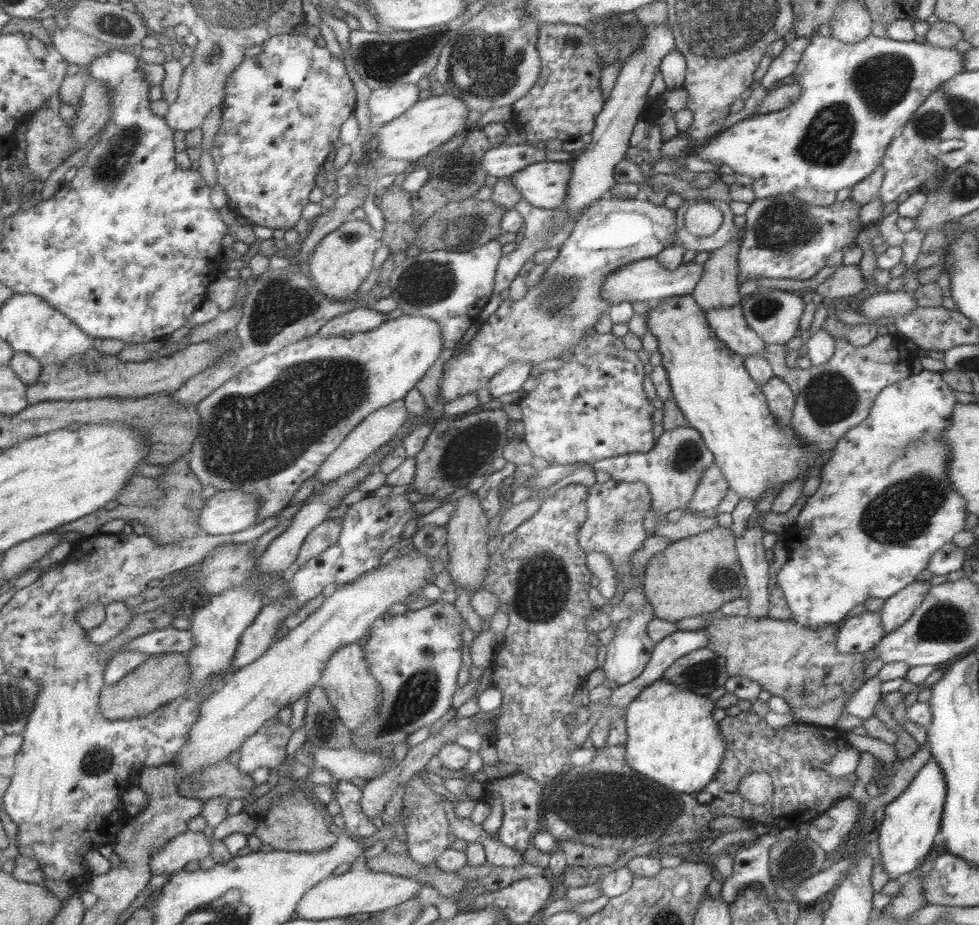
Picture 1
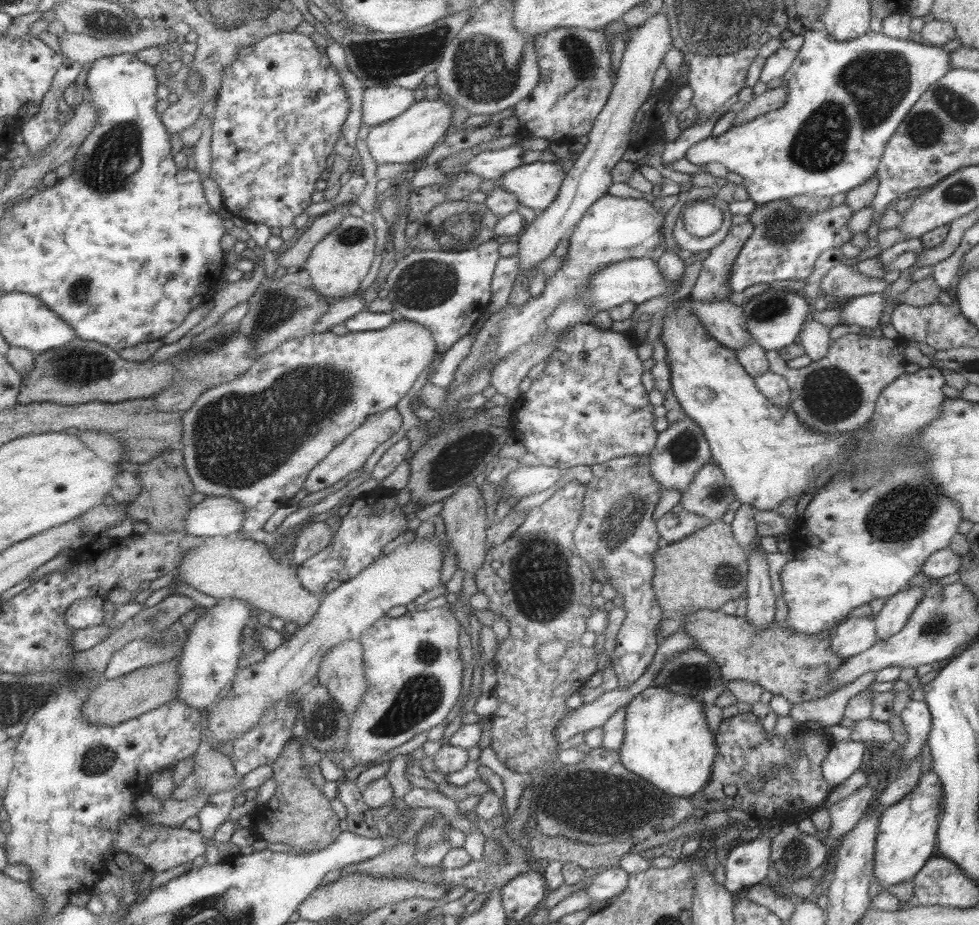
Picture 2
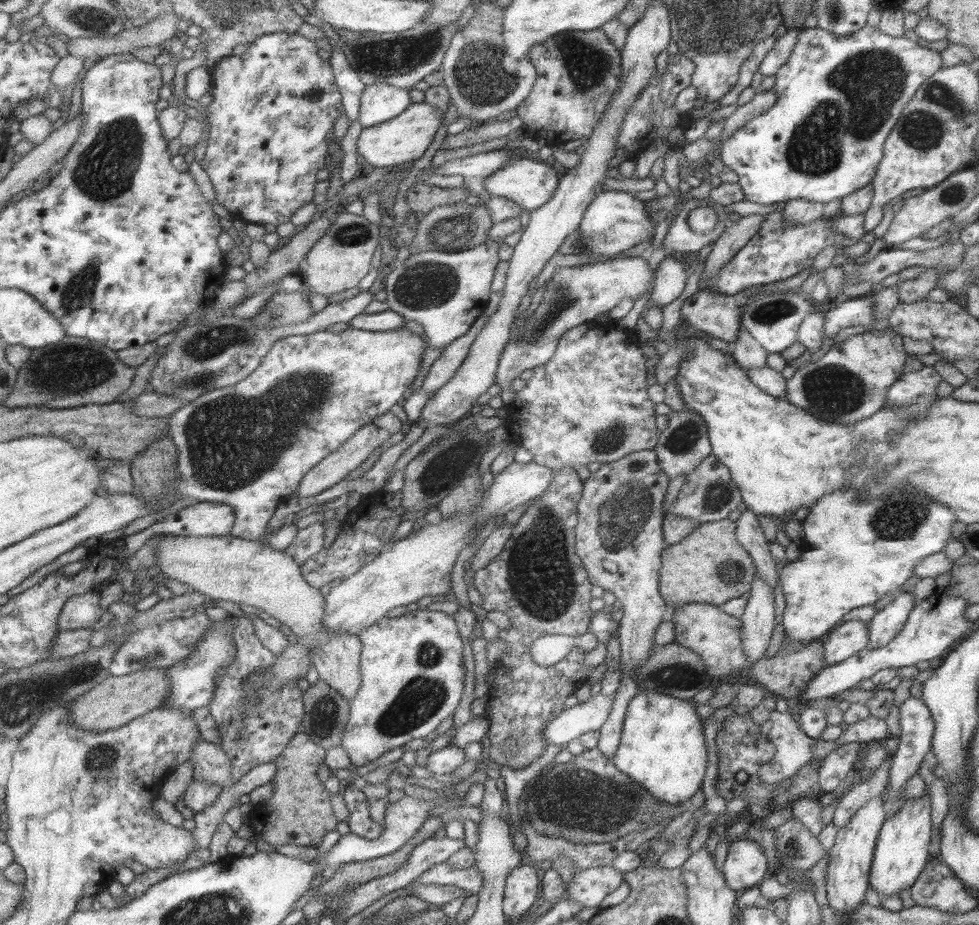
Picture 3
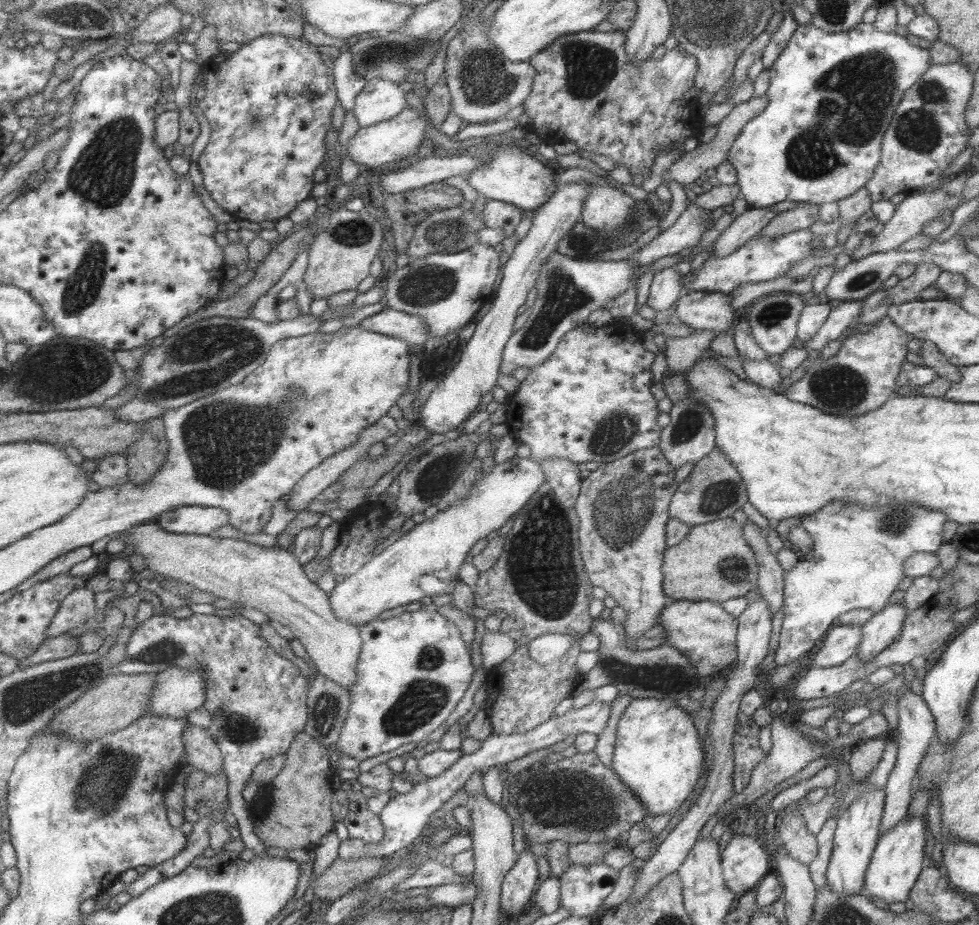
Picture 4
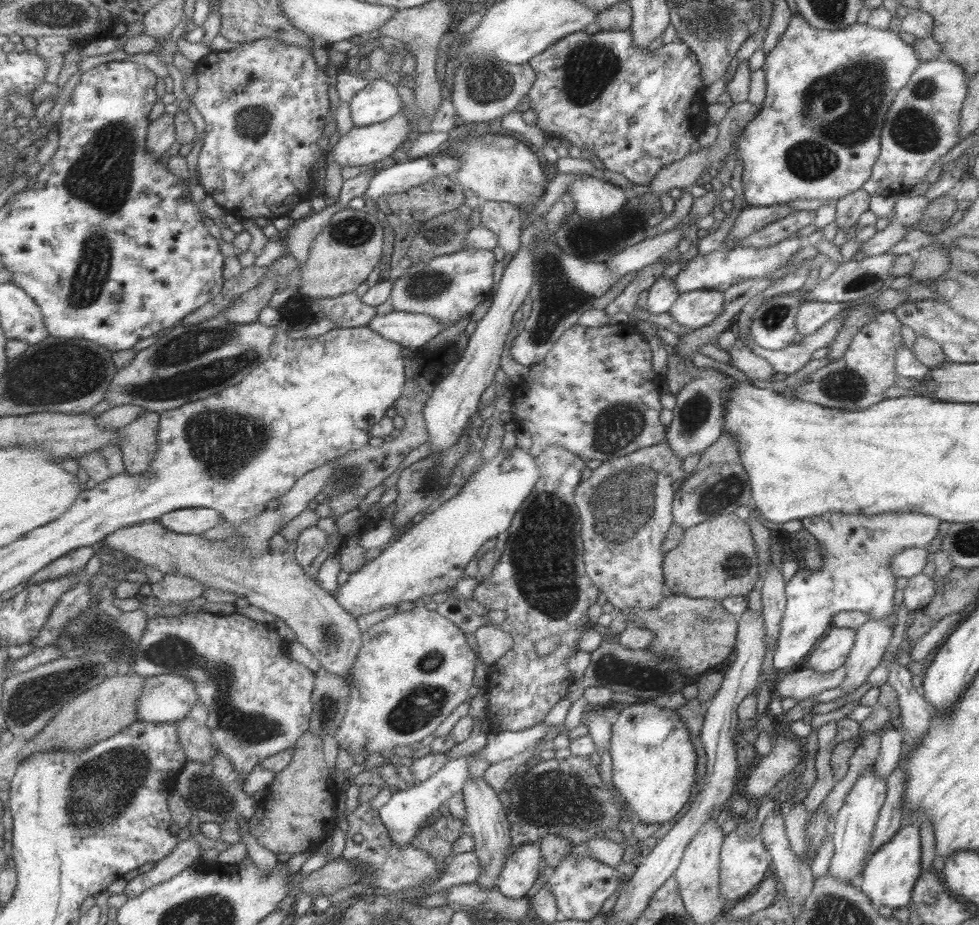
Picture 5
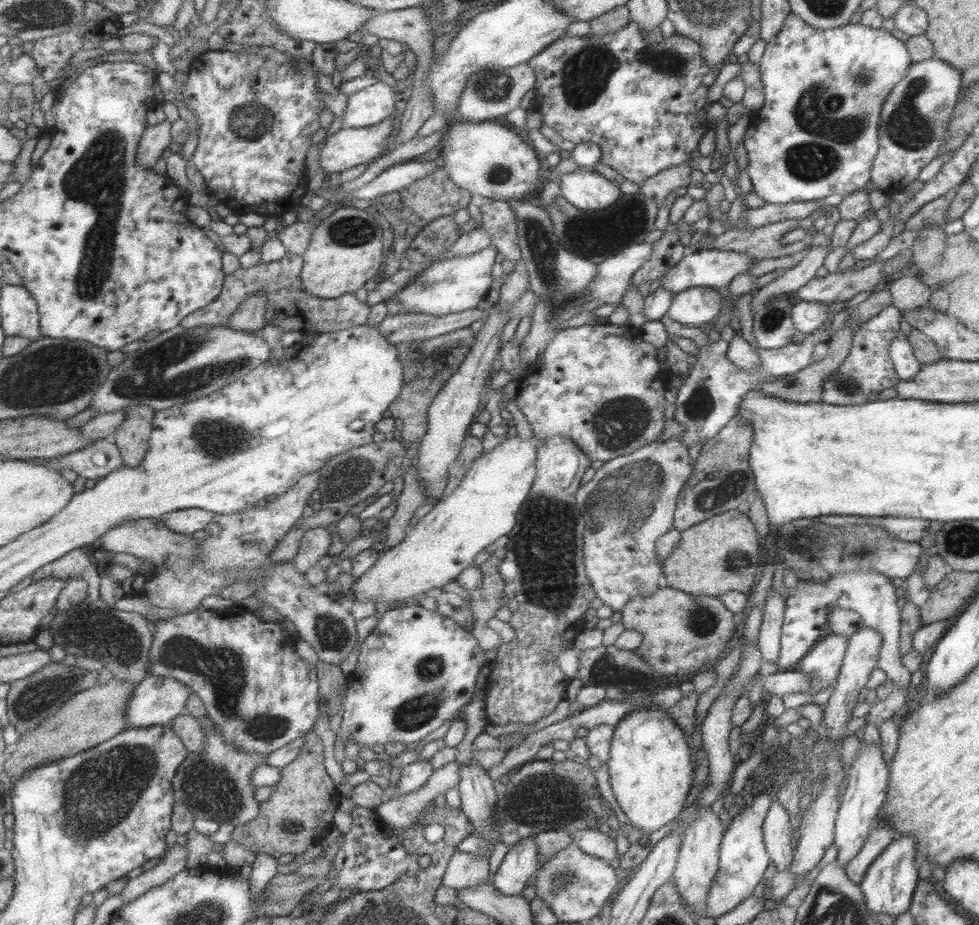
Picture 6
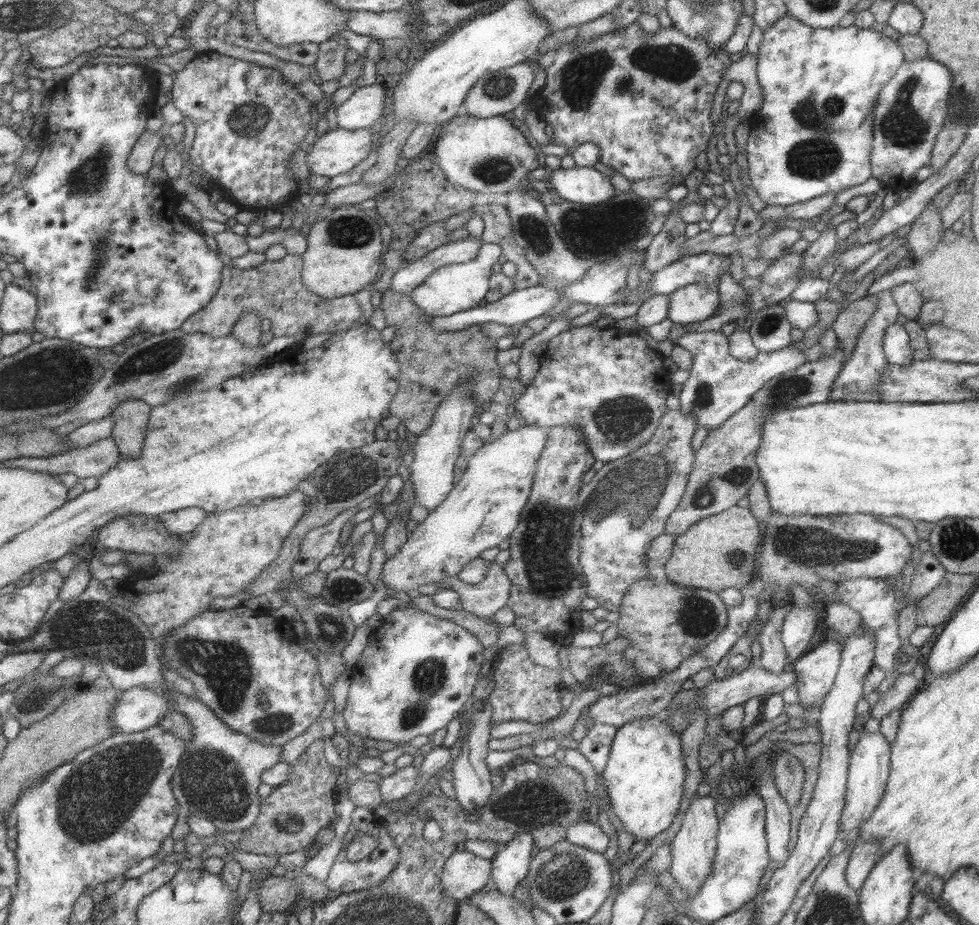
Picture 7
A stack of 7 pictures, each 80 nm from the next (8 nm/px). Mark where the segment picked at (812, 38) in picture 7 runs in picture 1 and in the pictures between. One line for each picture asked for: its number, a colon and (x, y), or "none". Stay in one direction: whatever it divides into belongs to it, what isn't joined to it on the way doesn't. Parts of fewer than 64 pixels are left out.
1: (855, 98)
2: (845, 99)
3: (838, 97)
4: (830, 97)
5: (817, 135)
6: (816, 135)

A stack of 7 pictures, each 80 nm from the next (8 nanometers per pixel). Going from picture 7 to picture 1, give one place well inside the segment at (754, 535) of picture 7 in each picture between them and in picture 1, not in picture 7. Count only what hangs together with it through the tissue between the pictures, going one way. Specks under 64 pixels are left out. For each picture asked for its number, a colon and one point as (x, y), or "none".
1: (696, 575)
2: (704, 570)
3: (708, 566)
4: (713, 562)
5: (716, 559)
6: (721, 554)

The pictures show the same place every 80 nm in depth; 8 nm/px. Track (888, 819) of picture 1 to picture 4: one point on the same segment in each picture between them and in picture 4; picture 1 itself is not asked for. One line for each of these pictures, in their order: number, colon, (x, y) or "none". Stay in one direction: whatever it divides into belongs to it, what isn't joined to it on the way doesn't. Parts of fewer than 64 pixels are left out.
2: (905, 839)
3: (902, 848)
4: (897, 859)

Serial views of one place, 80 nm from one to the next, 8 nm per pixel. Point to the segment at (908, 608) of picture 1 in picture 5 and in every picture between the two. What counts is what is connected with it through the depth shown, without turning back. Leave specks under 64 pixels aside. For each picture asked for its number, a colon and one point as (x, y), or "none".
2: (893, 616)
3: (887, 623)
4: (879, 631)
5: (871, 639)

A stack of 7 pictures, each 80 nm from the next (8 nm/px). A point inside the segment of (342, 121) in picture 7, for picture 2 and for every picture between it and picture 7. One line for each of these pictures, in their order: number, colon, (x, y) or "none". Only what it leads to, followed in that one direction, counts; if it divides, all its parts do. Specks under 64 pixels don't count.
2: (382, 103)
3: (380, 102)
4: (381, 100)
5: (378, 101)
6: (369, 106)

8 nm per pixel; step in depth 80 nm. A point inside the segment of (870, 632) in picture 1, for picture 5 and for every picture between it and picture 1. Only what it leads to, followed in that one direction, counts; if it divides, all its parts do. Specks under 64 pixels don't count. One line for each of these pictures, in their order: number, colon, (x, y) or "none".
2: (853, 636)
3: (847, 638)
4: (841, 641)
5: (830, 653)

